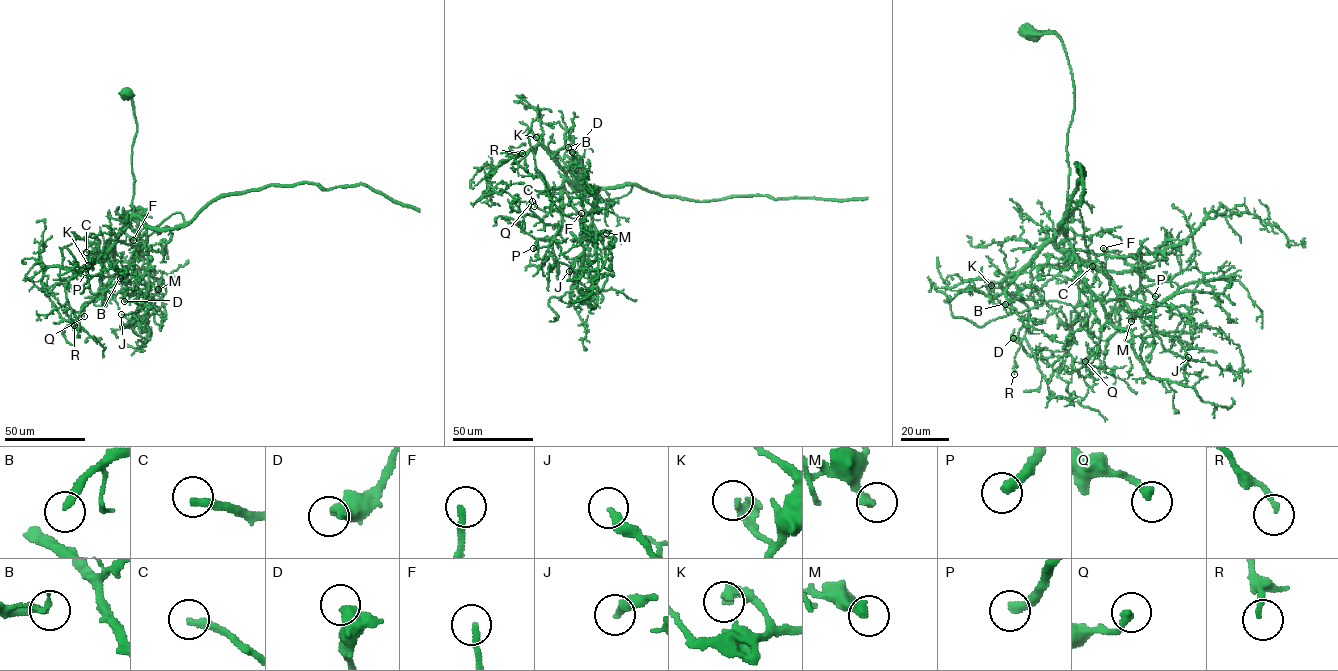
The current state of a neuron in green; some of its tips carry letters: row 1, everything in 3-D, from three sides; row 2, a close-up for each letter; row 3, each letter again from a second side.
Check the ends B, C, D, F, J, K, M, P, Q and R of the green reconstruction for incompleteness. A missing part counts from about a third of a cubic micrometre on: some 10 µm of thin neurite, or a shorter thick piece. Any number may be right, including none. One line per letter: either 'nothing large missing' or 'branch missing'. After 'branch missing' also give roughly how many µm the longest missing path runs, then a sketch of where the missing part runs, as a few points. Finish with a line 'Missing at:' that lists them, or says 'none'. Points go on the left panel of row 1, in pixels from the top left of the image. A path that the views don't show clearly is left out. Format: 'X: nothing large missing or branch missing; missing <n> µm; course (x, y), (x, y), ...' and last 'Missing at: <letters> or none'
B: branch missing; missing 25 µm
C: branch missing; missing 20 µm
D: nothing large missing
F: branch missing; missing 20 µm; course (133, 240), (141, 226), (141, 219), (134, 219)
J: nothing large missing
K: nothing large missing
M: nothing large missing
P: branch missing; missing 35 µm
Q: nothing large missing
R: nothing large missing
Missing at: B, C, F, P

